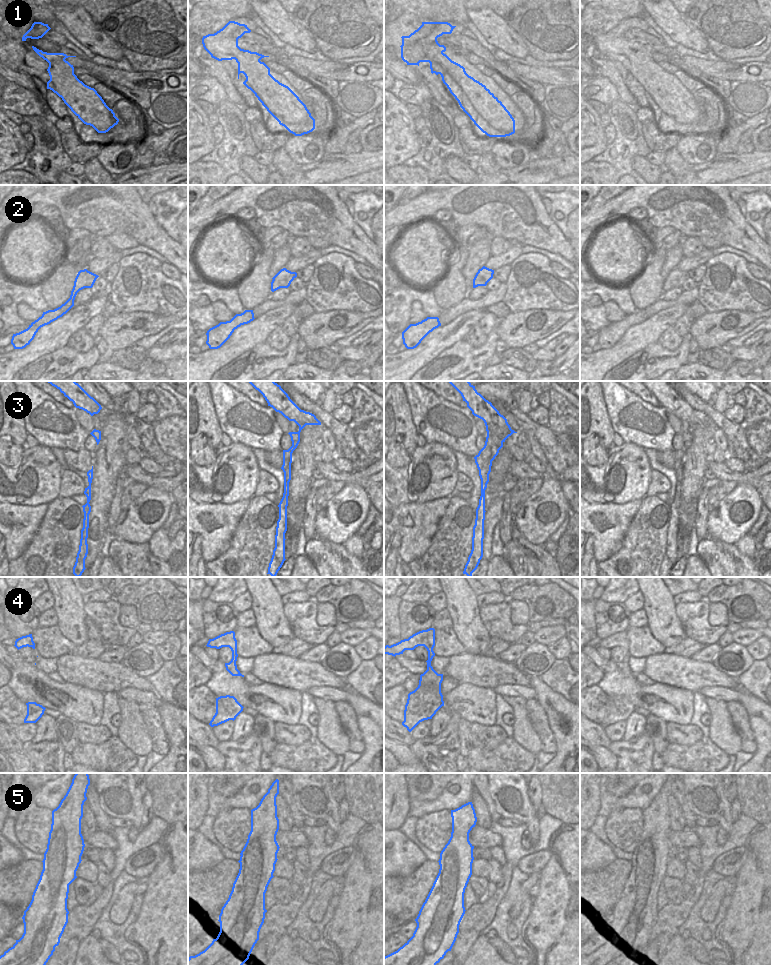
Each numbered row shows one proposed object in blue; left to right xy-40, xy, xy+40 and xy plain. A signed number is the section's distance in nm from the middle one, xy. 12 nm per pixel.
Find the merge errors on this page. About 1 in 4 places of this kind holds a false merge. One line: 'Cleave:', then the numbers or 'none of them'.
Cleave: 1

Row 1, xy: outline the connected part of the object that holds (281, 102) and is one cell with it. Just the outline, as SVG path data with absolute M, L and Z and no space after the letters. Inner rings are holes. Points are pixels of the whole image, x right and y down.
M236 53L238 79L240 73L245 75L246 80L243 84L255 94L267 111L290 133L302 136L312 132L315 129L315 119L299 97L288 86L280 83L270 74L270 68L260 61L264 57L269 56L259 53Z

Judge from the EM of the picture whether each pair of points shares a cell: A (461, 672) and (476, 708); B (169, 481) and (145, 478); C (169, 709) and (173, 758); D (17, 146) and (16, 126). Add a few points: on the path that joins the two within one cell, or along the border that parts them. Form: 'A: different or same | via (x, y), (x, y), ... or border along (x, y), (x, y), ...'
A: different | border along (459, 682), (468, 682), (489, 688)
B: same | via (163, 481), (151, 480)
C: same | via (175, 721), (175, 746)
D: same | via (16, 141), (16, 131)

